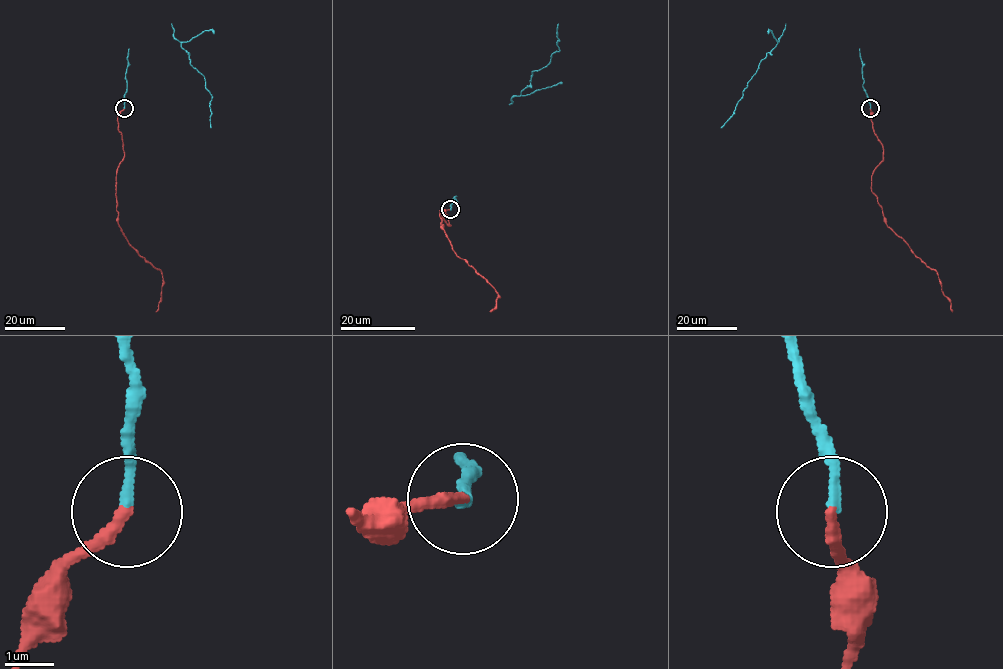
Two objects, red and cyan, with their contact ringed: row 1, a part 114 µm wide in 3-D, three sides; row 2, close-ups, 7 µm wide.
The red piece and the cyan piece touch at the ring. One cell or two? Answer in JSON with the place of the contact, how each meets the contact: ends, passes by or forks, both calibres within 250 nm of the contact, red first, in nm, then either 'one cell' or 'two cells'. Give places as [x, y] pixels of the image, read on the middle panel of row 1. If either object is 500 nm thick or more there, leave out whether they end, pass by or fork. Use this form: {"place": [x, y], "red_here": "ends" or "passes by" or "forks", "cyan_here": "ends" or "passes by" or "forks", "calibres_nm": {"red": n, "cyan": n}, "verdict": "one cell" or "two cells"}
{"place": [450, 209], "red_here": "ends", "cyan_here": "ends", "calibres_nm": {"red": 260, "cyan": 240}, "verdict": "one cell"}

